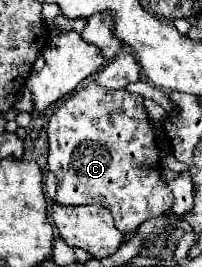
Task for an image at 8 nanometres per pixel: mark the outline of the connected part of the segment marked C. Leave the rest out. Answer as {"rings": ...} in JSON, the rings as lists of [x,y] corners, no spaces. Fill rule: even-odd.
{"rings":[[[93,78],[85,80],[79,88],[81,90],[63,100],[49,116],[49,170],[57,178],[55,202],[63,206],[103,204],[113,212],[115,228],[123,234],[131,234],[145,220],[161,216],[173,204],[171,190],[159,176],[159,150],[143,110],[143,98],[131,96],[127,90],[107,94],[105,88],[101,88]]]}

